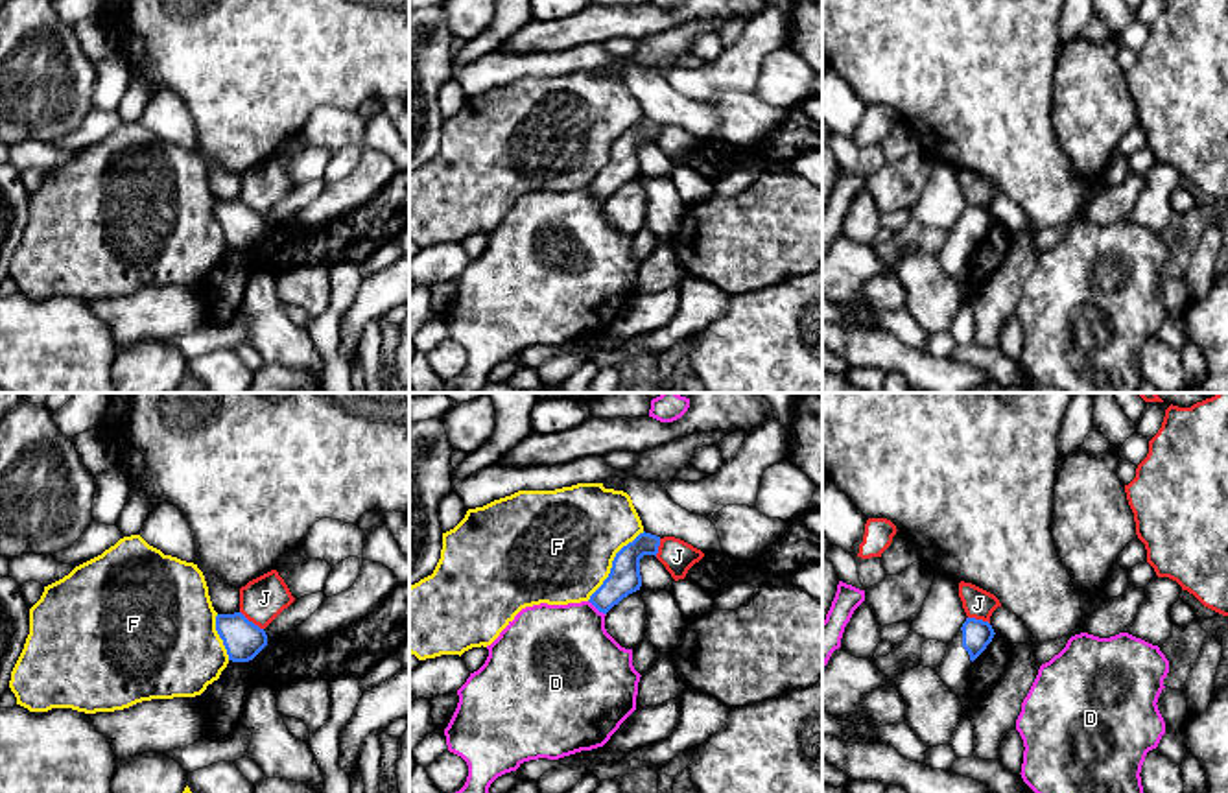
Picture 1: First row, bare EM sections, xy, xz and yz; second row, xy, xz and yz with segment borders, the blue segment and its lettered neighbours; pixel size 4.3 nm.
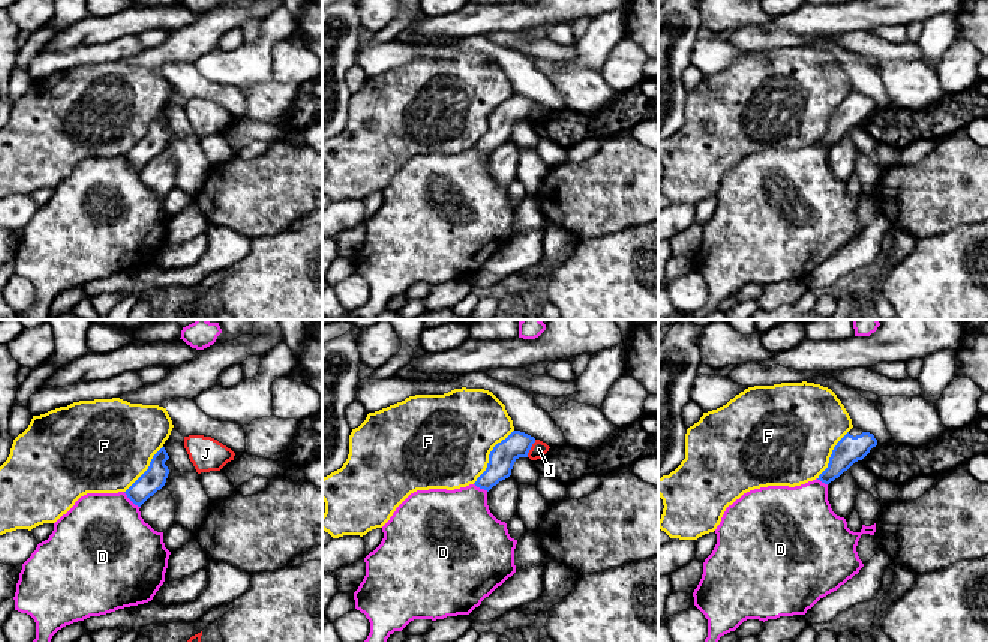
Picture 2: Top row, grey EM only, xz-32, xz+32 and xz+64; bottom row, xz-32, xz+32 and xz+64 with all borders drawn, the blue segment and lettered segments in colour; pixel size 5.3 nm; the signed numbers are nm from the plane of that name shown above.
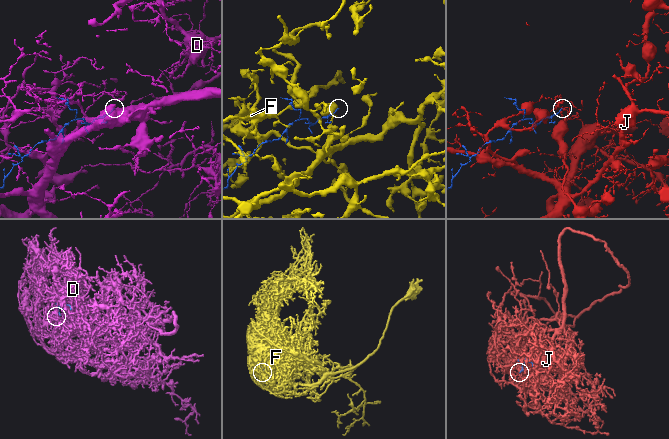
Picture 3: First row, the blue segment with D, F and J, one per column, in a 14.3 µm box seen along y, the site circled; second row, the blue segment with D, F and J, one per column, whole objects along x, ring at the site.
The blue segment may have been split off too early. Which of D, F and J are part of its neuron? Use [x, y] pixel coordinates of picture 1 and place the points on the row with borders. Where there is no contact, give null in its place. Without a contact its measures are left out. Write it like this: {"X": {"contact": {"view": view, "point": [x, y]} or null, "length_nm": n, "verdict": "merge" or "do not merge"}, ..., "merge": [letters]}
{"D": {"contact": {"view": "xz", "point": [598, 609]}, "length_nm": 100, "verdict": "do not merge"}, "F": {"contact": {"view": "xz", "point": [613, 563]}, "length_nm": 400, "verdict": "do not merge"}, "J": {"contact": {"view": "xy", "point": [251, 622]}, "length_nm": 130, "verdict": "do not merge"}, "merge": []}

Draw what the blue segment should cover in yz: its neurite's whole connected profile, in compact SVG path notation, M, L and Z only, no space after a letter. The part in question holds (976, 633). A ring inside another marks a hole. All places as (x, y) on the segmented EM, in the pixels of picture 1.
M966 618L961 631L948 644L942 662L935 668L940 681L961 699L964 716L974 727L974 756L998 760L999 745L1016 728L1021 703L1027 697L1036 675L1036 645L1012 644L1005 675L983 693L970 684L972 662L994 638L988 621Z

